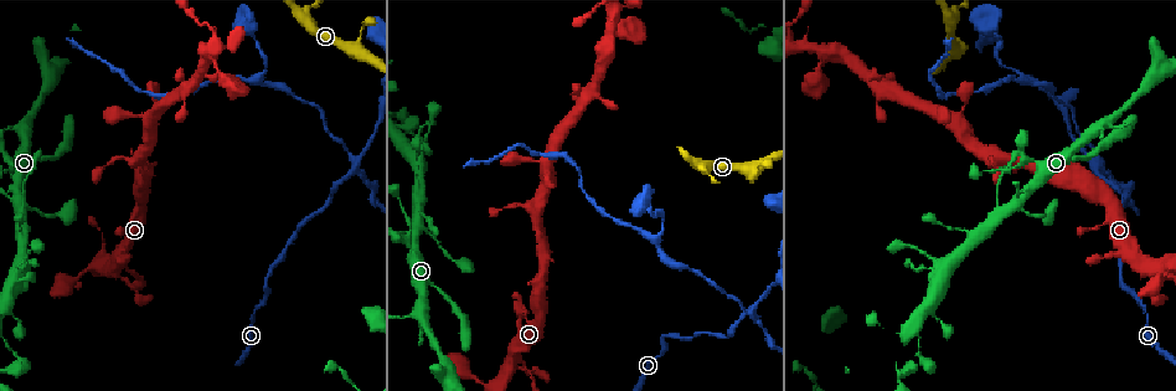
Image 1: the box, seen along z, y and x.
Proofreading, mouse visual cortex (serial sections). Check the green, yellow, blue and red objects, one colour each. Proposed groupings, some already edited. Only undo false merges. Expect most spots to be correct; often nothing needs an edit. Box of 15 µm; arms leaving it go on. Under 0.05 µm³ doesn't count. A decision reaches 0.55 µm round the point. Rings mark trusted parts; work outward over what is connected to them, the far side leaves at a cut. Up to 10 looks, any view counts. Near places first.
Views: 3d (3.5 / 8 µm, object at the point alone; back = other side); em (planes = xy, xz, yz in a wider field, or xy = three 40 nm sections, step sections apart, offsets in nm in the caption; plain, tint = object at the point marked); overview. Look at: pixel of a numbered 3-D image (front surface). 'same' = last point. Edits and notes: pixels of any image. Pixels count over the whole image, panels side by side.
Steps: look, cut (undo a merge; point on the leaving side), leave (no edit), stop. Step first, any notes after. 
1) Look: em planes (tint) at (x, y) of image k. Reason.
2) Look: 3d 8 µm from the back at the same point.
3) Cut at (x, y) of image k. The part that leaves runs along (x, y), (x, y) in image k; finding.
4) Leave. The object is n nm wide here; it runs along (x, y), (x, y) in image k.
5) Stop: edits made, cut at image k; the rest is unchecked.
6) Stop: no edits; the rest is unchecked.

Look: 3d 8 µm from the back at (1147, 269) of image 1.

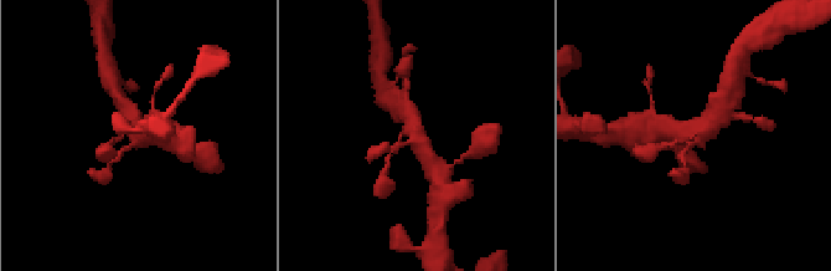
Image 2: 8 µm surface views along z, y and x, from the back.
Look: 3d 3.5 µm at (418, 136) of image 2.

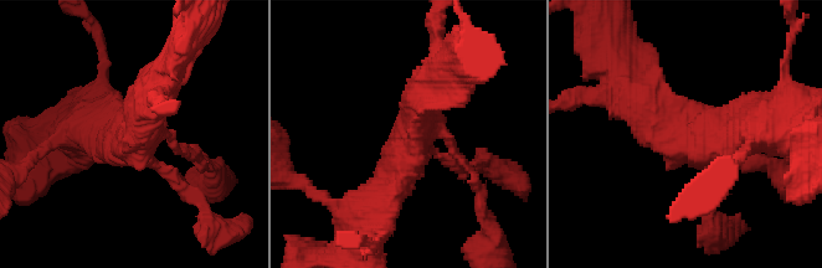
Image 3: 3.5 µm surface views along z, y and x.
Look: em xy step 3 (tint) at (695, 136) of image 3. 4 arms meet here; the arms are 150, 200, 500, 500 nm wide.

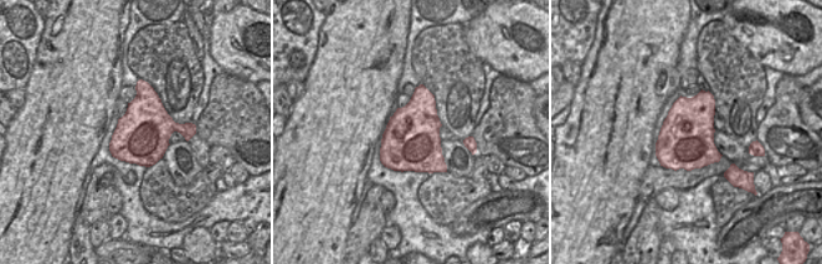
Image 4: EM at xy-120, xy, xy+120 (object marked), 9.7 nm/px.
Leave. It runs along (437, 83), (399, 175), (365, 210) in image 3; continuous, no second cell.

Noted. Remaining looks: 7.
Look: 3d 8 µm at (356, 169) of image 1. Looks like a crossing.

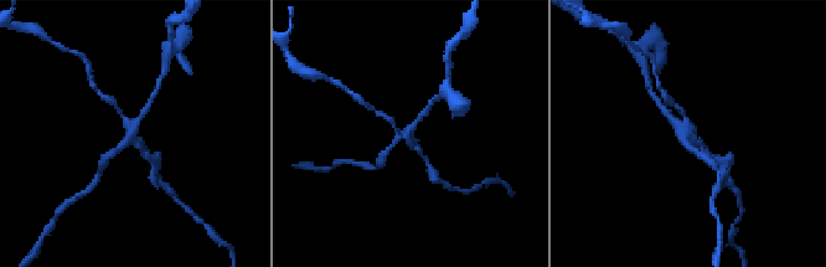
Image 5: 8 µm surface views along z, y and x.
Look: em planes (tint) at (128, 136) of image 5. 4 arms meet here; the arms are 150, 150, 200, 200 nm wide.

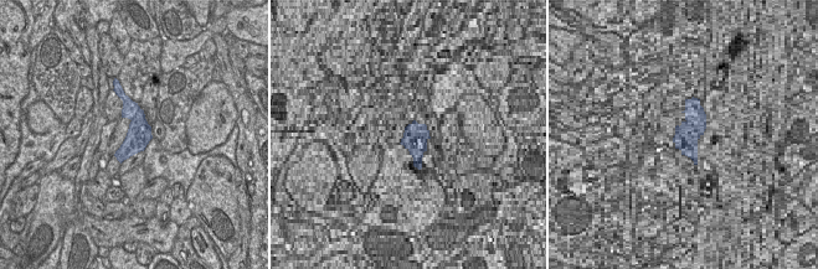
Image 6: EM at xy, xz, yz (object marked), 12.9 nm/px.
Cut at (145, 153) of image 5. The part that leaves runs along (127, 129), (114, 101), (101, 93) in image 5; two cells meet here.

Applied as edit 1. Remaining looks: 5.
Look: 3d 3.5 µm at (889, 87) of image 1. Small branch off a trunk.

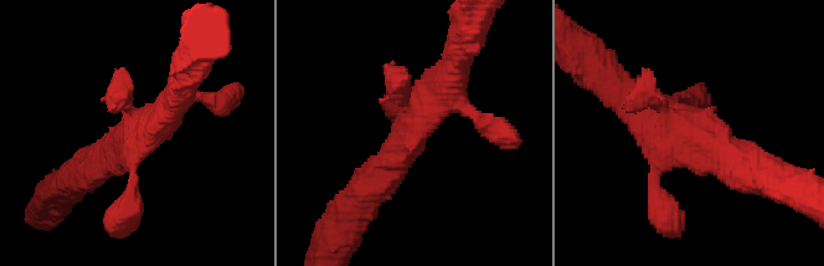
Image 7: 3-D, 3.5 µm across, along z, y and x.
Look: em xy step 2 (tint) at (136, 132) of image 7.

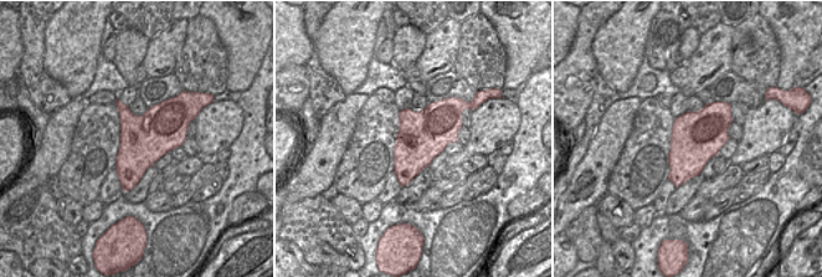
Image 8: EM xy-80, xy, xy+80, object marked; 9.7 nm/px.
Leave. It runs along (370, 185), (454, 67) in image 7; all the same cell.

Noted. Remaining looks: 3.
Look: overview.

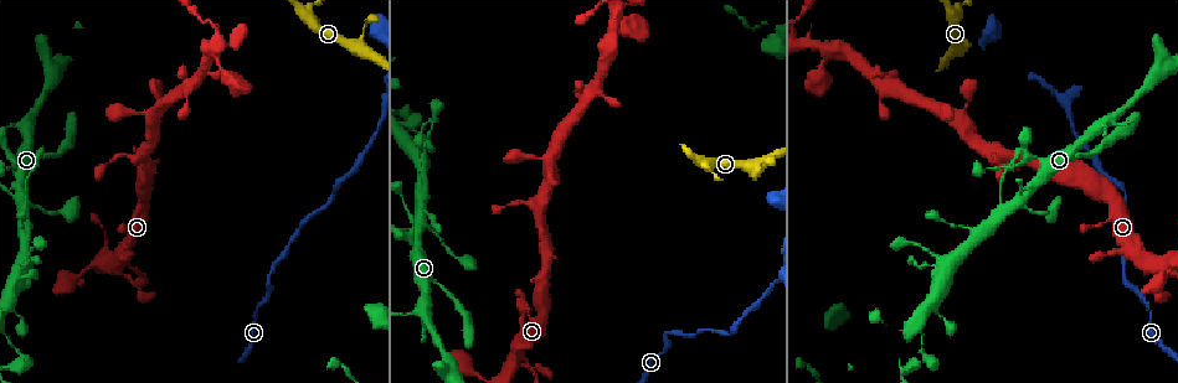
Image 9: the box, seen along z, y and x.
Look: 3d 3.5 µm at (421, 164) of image 9.

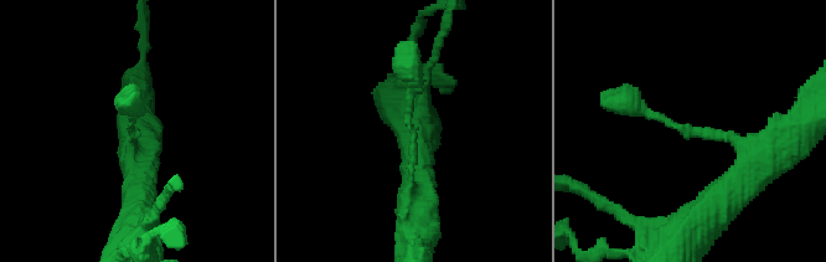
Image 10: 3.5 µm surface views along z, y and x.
Look: em xy step 3 (tint) at (411, 140) of image 10. Now the EM.

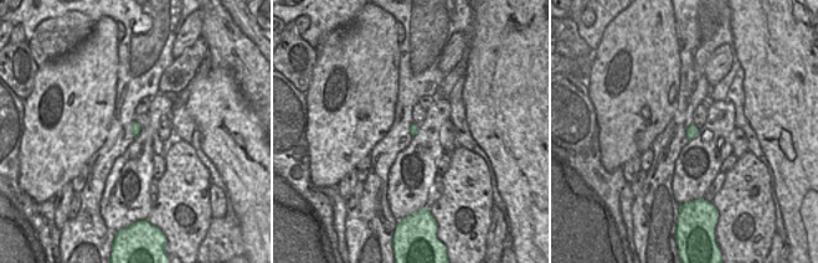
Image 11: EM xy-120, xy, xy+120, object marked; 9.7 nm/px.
Leave. It runs along (764, 160), (722, 133), (679, 129), (628, 103) in image 10; continuous, no second cell.

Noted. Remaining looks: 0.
Stop: edits made, cut at image 5; the rest is unchecked.

